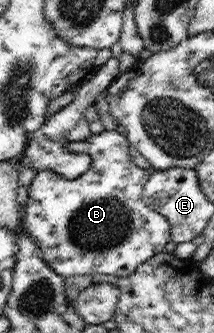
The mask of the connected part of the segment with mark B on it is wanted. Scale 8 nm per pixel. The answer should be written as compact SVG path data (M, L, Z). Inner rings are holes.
M106 129L98 134L93 133L85 140L70 141L68 151L80 155L81 160L89 163L90 167L87 169L87 172L75 177L73 180L67 180L60 174L53 172L50 168L42 168L41 170L37 170L32 183L28 186L28 200L27 205L22 210L23 216L20 226L24 226L26 231L35 239L35 243L39 245L39 249L43 252L43 257L47 264L49 264L49 267L64 279L83 274L103 274L117 278L130 276L139 265L155 256L155 254L162 252L165 249L165 245L171 241L169 221L160 212L157 212L152 207L148 207L142 199L142 190L144 189L145 183L149 180L150 175L147 169L140 168L131 161L129 147L130 142L126 136L115 130Z

